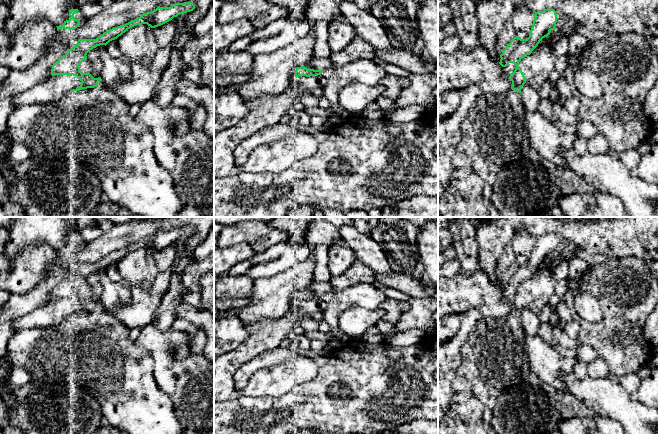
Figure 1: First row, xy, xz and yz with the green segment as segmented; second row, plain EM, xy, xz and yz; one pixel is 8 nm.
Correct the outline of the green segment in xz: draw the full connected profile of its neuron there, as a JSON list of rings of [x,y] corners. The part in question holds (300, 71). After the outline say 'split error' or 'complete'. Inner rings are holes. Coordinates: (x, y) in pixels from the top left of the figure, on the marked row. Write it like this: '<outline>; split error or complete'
[[[312,56],[310,61],[301,66],[297,67],[295,70],[295,77],[299,76],[318,76],[323,71],[333,68],[333,64],[330,61],[330,58],[315,58]]]; split error

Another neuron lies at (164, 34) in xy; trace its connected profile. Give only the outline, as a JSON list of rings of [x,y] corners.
[[[173,19],[161,26],[152,28],[159,48],[168,46],[175,34],[175,24]]]

